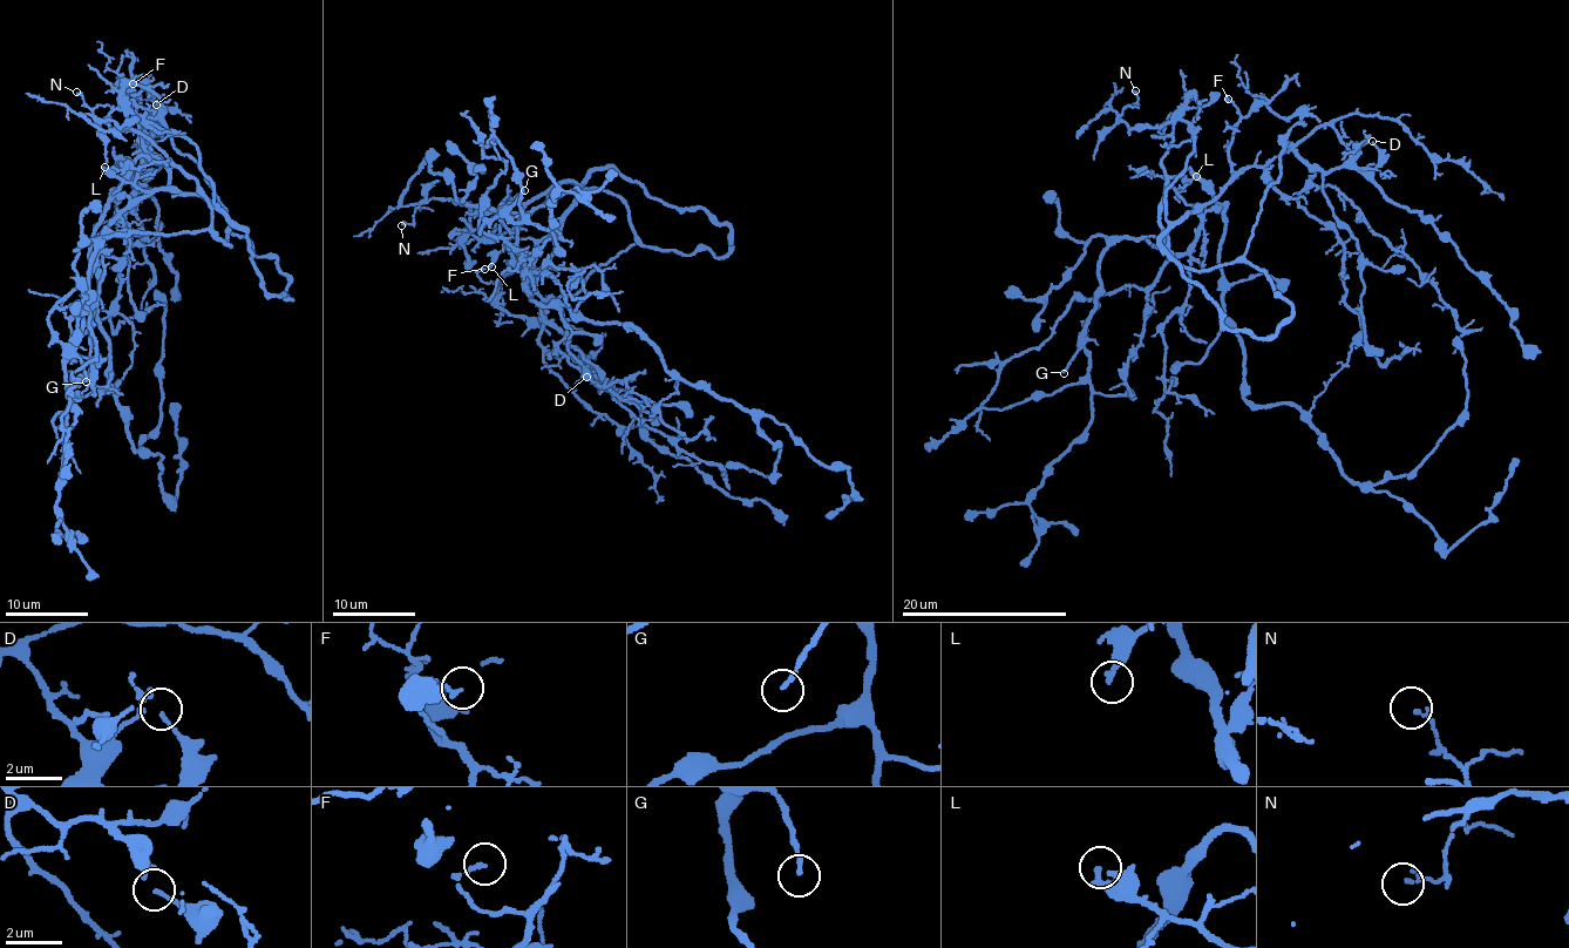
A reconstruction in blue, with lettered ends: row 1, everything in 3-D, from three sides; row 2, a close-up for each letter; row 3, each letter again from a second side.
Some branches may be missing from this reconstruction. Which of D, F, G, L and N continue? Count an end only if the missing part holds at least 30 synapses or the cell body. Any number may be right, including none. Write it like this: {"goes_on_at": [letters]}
{"goes_on_at": ["G"]}

